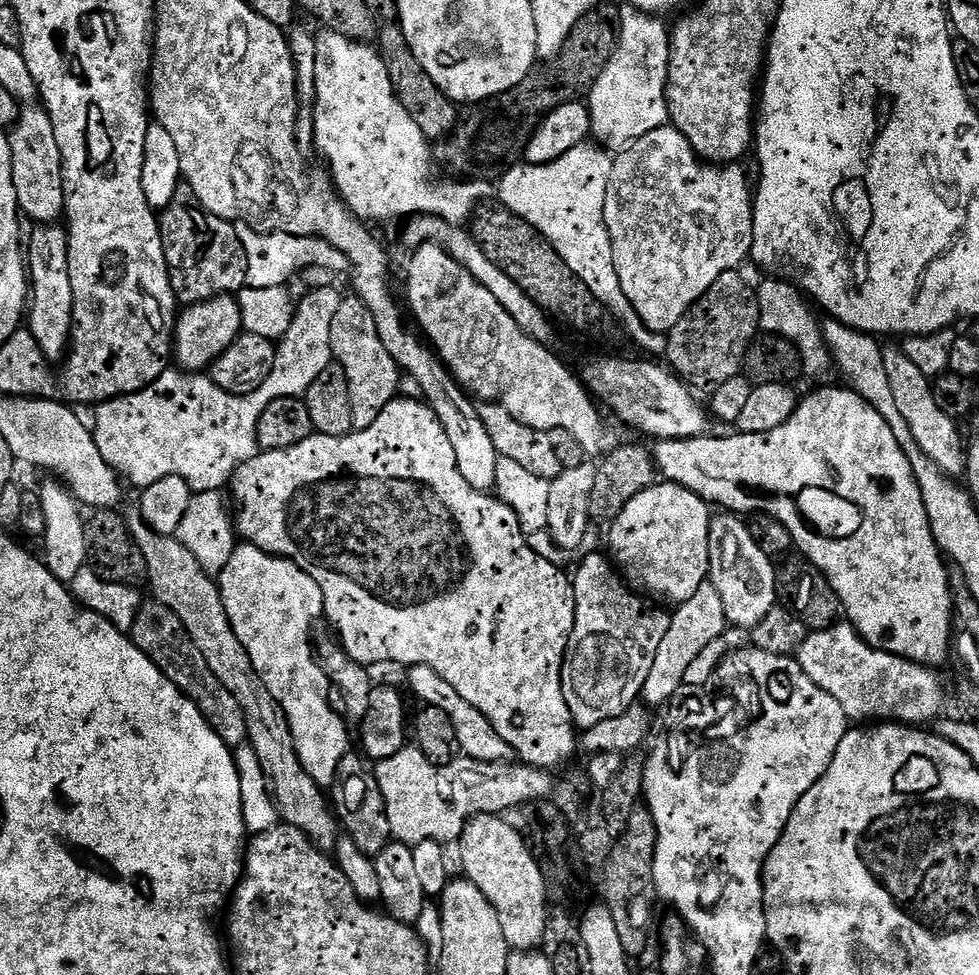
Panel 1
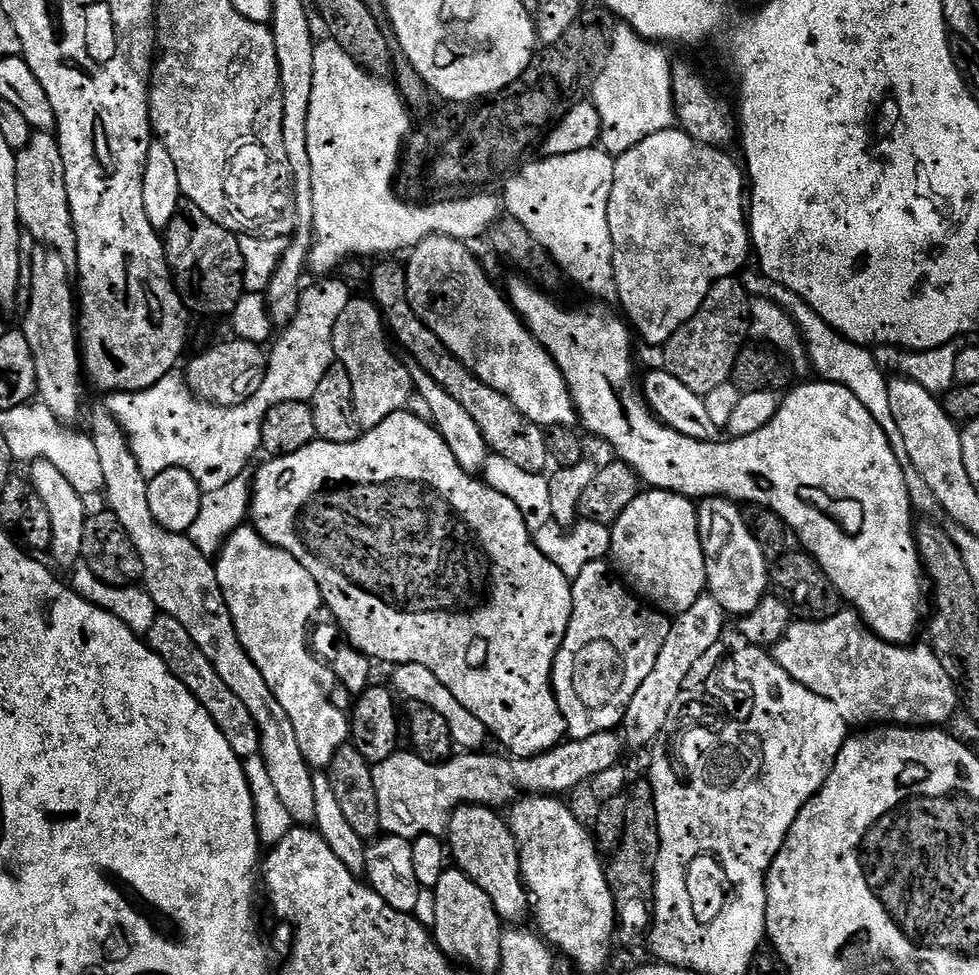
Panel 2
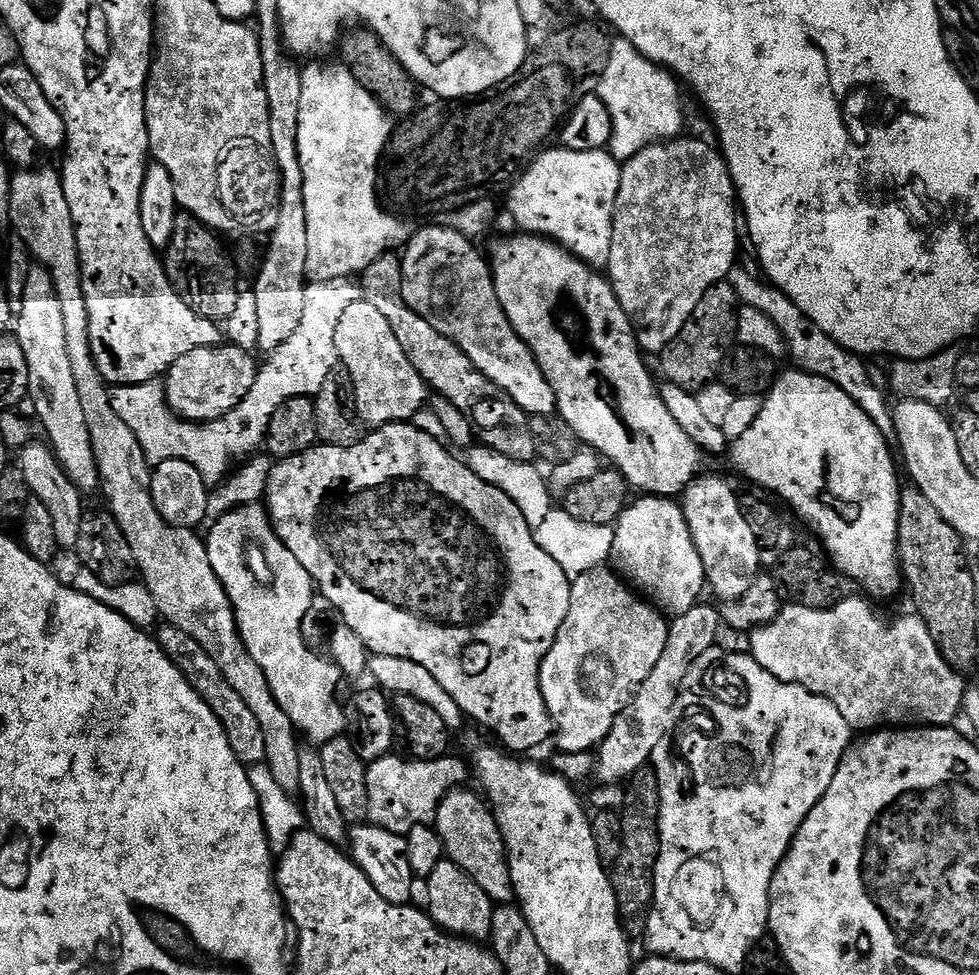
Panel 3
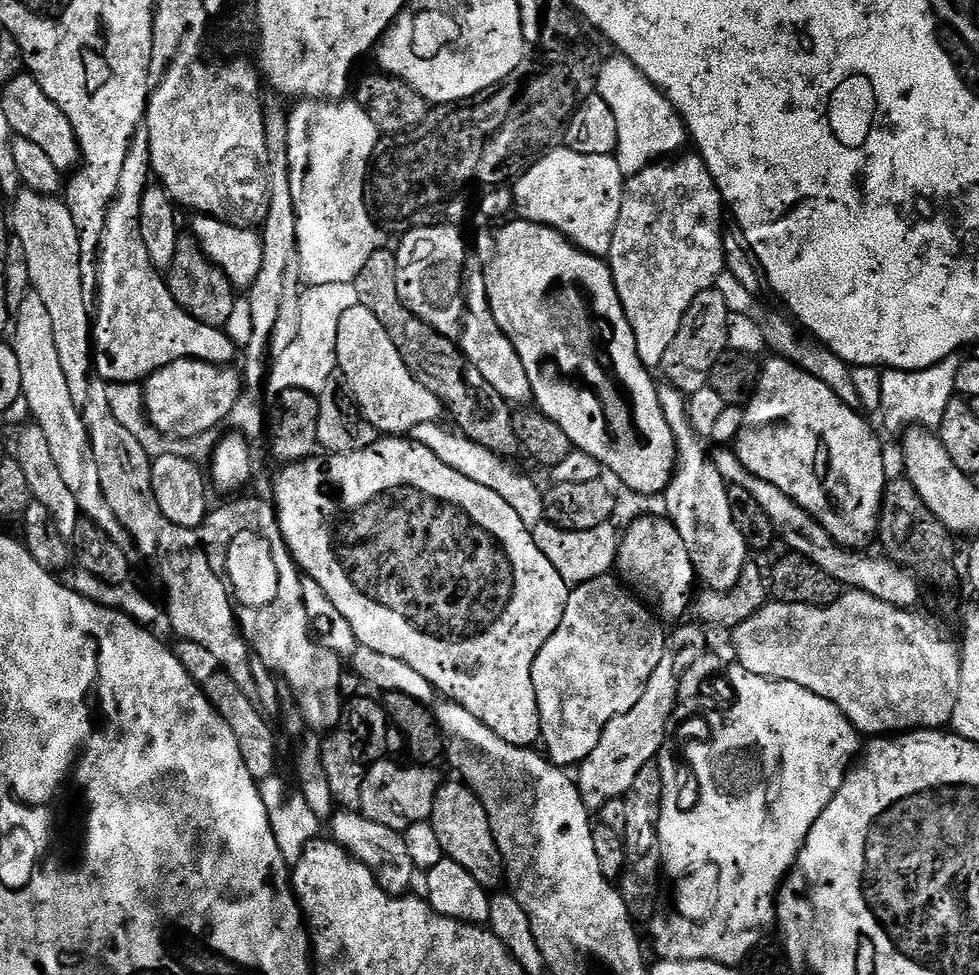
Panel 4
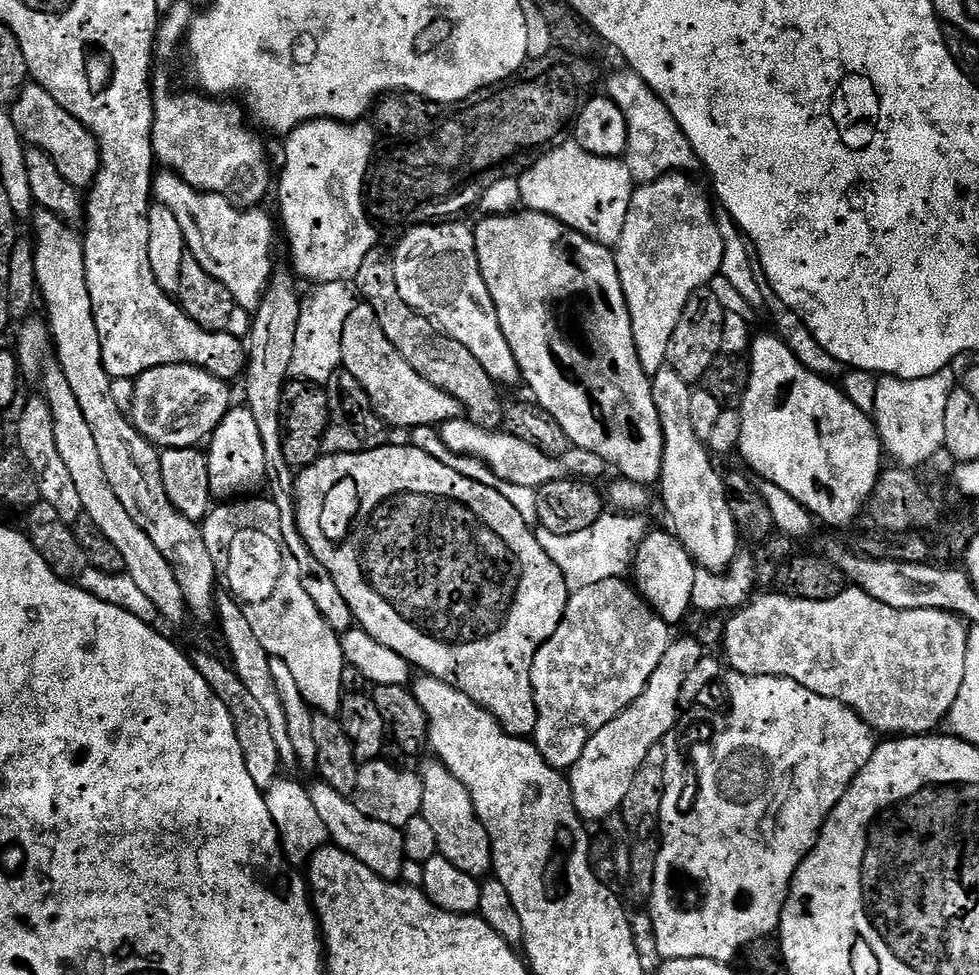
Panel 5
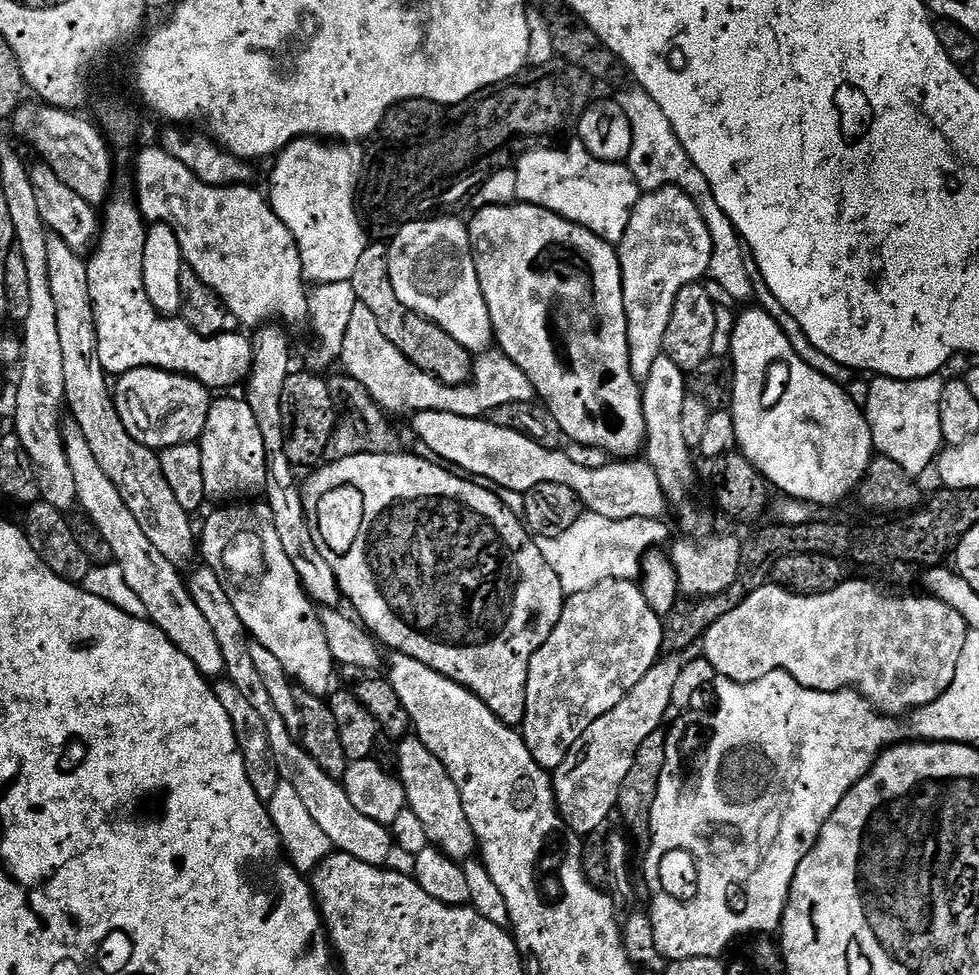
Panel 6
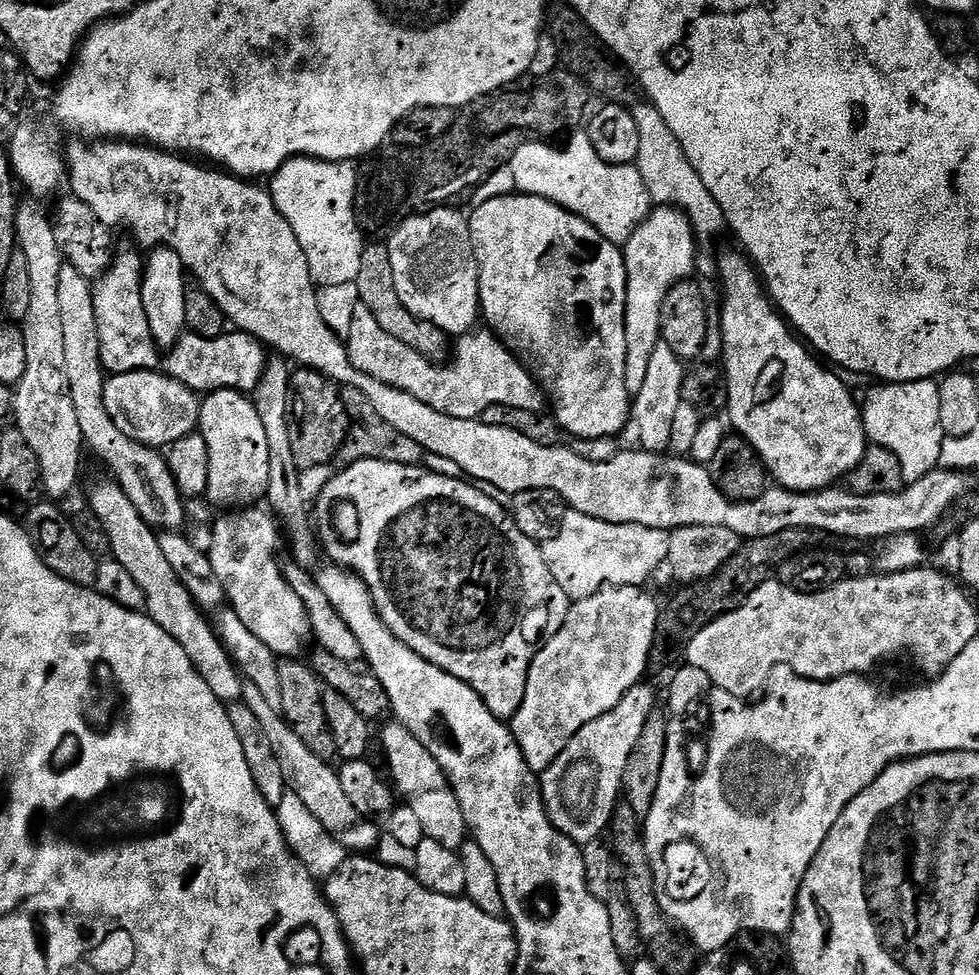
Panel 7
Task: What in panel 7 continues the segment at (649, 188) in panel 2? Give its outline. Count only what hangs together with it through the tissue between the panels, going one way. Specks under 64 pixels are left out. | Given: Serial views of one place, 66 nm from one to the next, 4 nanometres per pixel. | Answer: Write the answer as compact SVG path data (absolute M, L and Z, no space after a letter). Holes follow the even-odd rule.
M656 206L622 245L628 275L626 290L626 390L634 398L642 390L654 346L661 339L660 315L666 294L678 282L689 279L696 271L695 231L687 215L679 208Z

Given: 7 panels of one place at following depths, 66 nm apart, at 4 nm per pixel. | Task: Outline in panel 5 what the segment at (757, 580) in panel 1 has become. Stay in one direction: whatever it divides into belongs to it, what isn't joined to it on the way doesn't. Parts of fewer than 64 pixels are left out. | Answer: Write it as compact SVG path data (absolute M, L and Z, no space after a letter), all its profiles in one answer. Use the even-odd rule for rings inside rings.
M667 366L661 368L657 376L651 377L651 381L654 406L658 410L658 418L664 435L664 453L658 489L660 488L660 496L664 499L664 512L668 515L669 522L672 523L670 531L680 541L680 545L688 551L693 564L706 572L723 572L725 568L732 565L732 560L741 547L742 537L734 526L734 514L730 514L730 506L724 489L724 476L716 473L716 468L712 465L713 457L705 441L698 439L694 434L694 426L690 426L690 398L694 391L693 385L678 378L676 371Z

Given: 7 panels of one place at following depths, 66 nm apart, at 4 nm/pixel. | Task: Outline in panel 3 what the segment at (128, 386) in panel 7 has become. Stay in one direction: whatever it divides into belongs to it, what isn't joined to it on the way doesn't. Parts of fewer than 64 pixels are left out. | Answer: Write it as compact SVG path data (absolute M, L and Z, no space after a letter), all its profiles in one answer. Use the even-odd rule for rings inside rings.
M233 346L199 348L182 354L163 377L164 397L177 416L193 422L217 420L234 410L250 394L256 381L258 360L251 351Z

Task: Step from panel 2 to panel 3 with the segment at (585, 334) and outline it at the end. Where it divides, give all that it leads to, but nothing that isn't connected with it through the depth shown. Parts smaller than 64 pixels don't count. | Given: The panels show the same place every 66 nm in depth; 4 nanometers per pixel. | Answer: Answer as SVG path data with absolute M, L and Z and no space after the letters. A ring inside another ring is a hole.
M535 234L519 235L508 236L505 240L500 240L493 246L492 256L490 252L492 281L494 282L494 290L498 294L498 302L506 314L510 326L519 334L522 342L526 342L526 346L534 354L537 366L544 371L546 382L550 382L550 386L554 390L556 412L559 419L565 420L572 427L576 439L581 445L587 446L591 451L599 454L607 463L609 460L612 463L609 465L615 471L623 474L625 480L635 491L637 488L637 493L649 496L663 496L665 498L679 497L692 484L692 481L701 475L700 456L702 457L702 450L689 438L686 430L682 430L682 426L678 426L678 422L674 422L674 416L666 410L666 402L660 397L660 388L658 384L652 381L652 376L648 373L647 366L644 365L645 357L641 353L640 345L636 343L636 331L632 329L632 323L628 321L628 315L622 310L622 306L616 297L616 291L612 289L607 275L592 269L588 264L584 264L578 257L566 251L561 244L556 243L554 240ZM791 371L784 377L781 375L768 389L754 426L742 438L731 441L732 464L750 483L777 492L816 531L828 551L831 567L845 581L857 580L873 601L888 600L900 584L902 588L898 538L902 483L896 477L893 449L850 394L834 386L834 382L826 382L809 372Z

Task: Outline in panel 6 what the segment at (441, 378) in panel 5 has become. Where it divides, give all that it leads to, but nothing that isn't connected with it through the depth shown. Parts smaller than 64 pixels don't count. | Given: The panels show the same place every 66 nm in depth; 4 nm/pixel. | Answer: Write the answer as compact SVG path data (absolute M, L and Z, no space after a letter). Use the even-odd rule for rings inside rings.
M369 243L368 249L358 258L358 267L355 268L351 281L352 289L357 301L365 304L373 313L378 322L378 327L418 370L438 378L451 388L457 388L459 384L469 383L472 379L474 367L473 353L467 352L446 330L442 330L432 320L412 312L402 302L398 302L398 294L394 294L394 286L390 282L390 266L388 265L388 244Z

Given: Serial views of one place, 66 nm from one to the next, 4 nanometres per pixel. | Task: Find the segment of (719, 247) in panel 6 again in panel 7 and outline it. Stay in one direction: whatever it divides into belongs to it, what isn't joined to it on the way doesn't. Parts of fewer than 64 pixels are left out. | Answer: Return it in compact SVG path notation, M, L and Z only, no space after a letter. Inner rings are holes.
M640 102L631 109L636 127L636 158L634 166L642 174L642 182L646 182L646 190L650 194L653 205L679 208L692 223L695 231L697 258L695 273L700 277L714 276L718 270L718 258L713 254L713 246L706 242L714 242L725 231L726 221L722 214L722 206L714 202L714 194L706 190L702 178L698 178L698 170L690 166L690 158L686 158L686 150L674 138L674 130L666 126L666 118L658 114L651 102Z

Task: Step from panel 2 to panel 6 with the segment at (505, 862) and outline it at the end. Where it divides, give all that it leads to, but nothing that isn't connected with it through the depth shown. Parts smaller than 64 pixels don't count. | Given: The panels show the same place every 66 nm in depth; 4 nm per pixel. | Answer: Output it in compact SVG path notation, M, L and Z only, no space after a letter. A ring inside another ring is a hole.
M405 738L399 741L397 748L400 749L396 752L396 764L400 767L398 775L404 787L404 798L407 807L422 821L429 845L457 862L473 859L478 852L474 826L470 826L470 818L466 818L466 810L462 810L462 794L458 786L454 786L454 778L450 778L446 766L442 766L418 738Z

